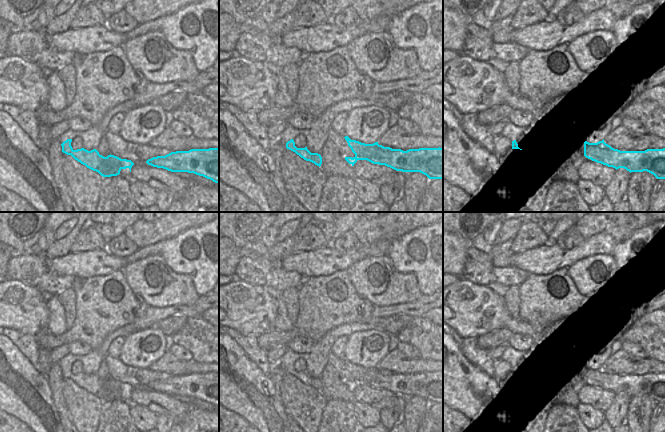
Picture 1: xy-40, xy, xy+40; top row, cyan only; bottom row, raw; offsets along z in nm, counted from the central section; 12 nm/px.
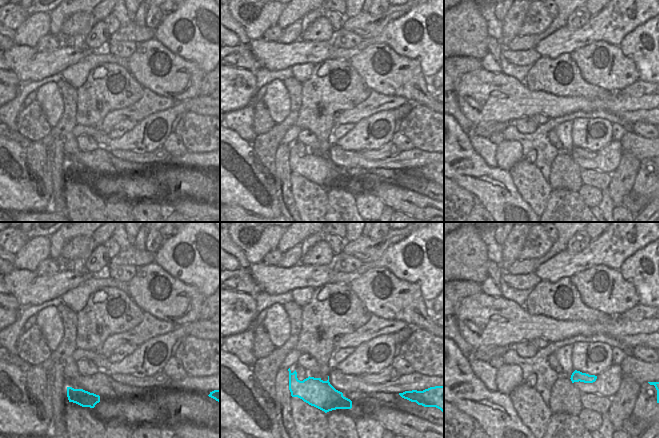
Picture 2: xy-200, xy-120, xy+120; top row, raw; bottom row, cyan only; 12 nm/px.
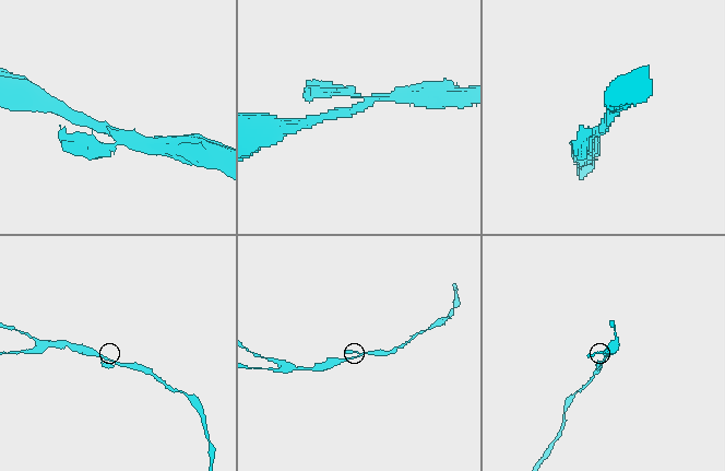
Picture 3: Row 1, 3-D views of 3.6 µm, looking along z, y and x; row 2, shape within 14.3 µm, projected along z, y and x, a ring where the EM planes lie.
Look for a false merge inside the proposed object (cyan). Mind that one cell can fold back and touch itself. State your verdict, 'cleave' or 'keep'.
cleave

